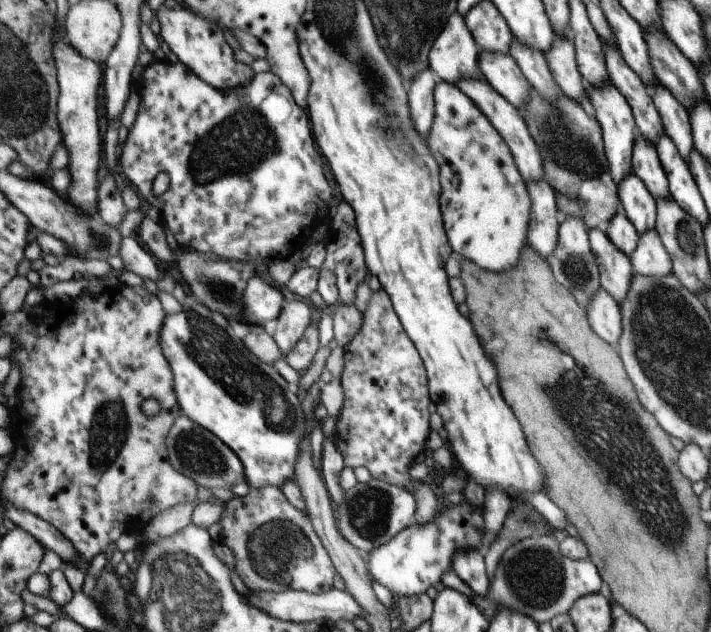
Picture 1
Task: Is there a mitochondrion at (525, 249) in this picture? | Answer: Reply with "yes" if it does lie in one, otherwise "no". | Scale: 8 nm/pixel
no

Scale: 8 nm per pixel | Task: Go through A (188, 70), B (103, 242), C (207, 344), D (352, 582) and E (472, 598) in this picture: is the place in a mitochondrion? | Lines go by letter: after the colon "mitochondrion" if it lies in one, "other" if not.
A: other
B: mitochondrion
C: mitochondrion
D: other
E: other

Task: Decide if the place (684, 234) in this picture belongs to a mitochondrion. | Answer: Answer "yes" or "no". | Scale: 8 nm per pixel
yes

